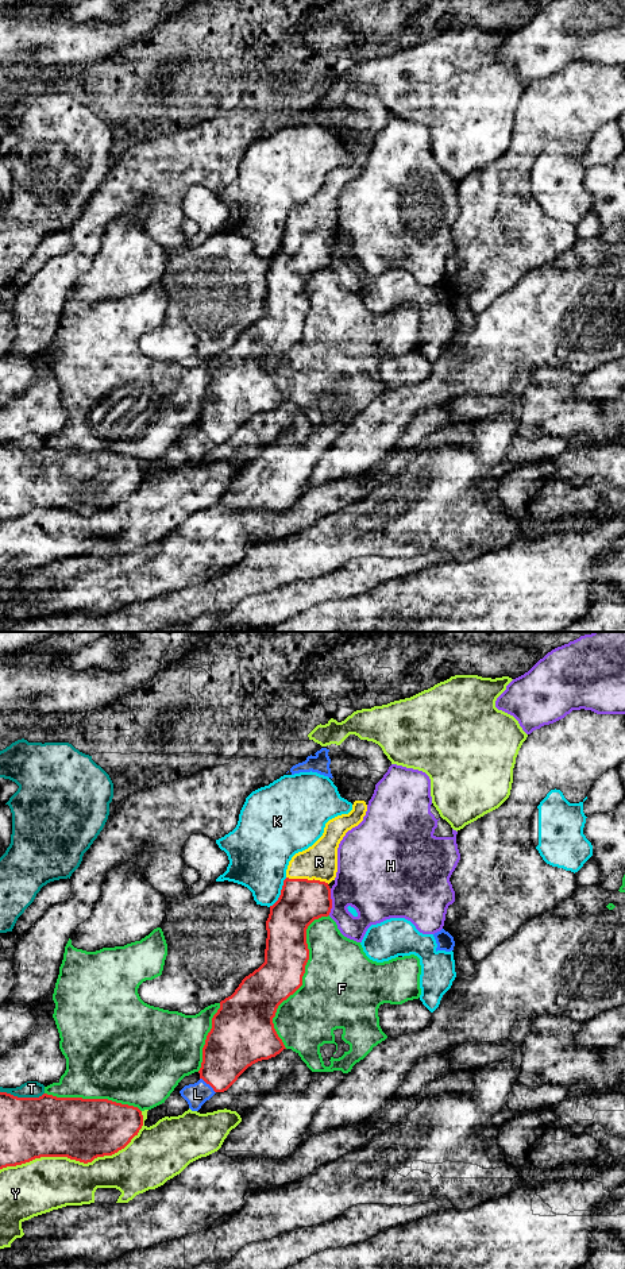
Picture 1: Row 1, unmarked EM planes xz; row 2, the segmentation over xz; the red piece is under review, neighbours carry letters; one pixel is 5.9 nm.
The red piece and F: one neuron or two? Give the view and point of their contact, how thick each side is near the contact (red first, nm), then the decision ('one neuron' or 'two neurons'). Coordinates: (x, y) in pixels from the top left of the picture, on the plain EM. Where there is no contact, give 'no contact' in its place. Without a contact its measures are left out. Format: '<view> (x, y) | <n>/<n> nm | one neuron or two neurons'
xz (301, 330) | 260/480 nm | two neurons

